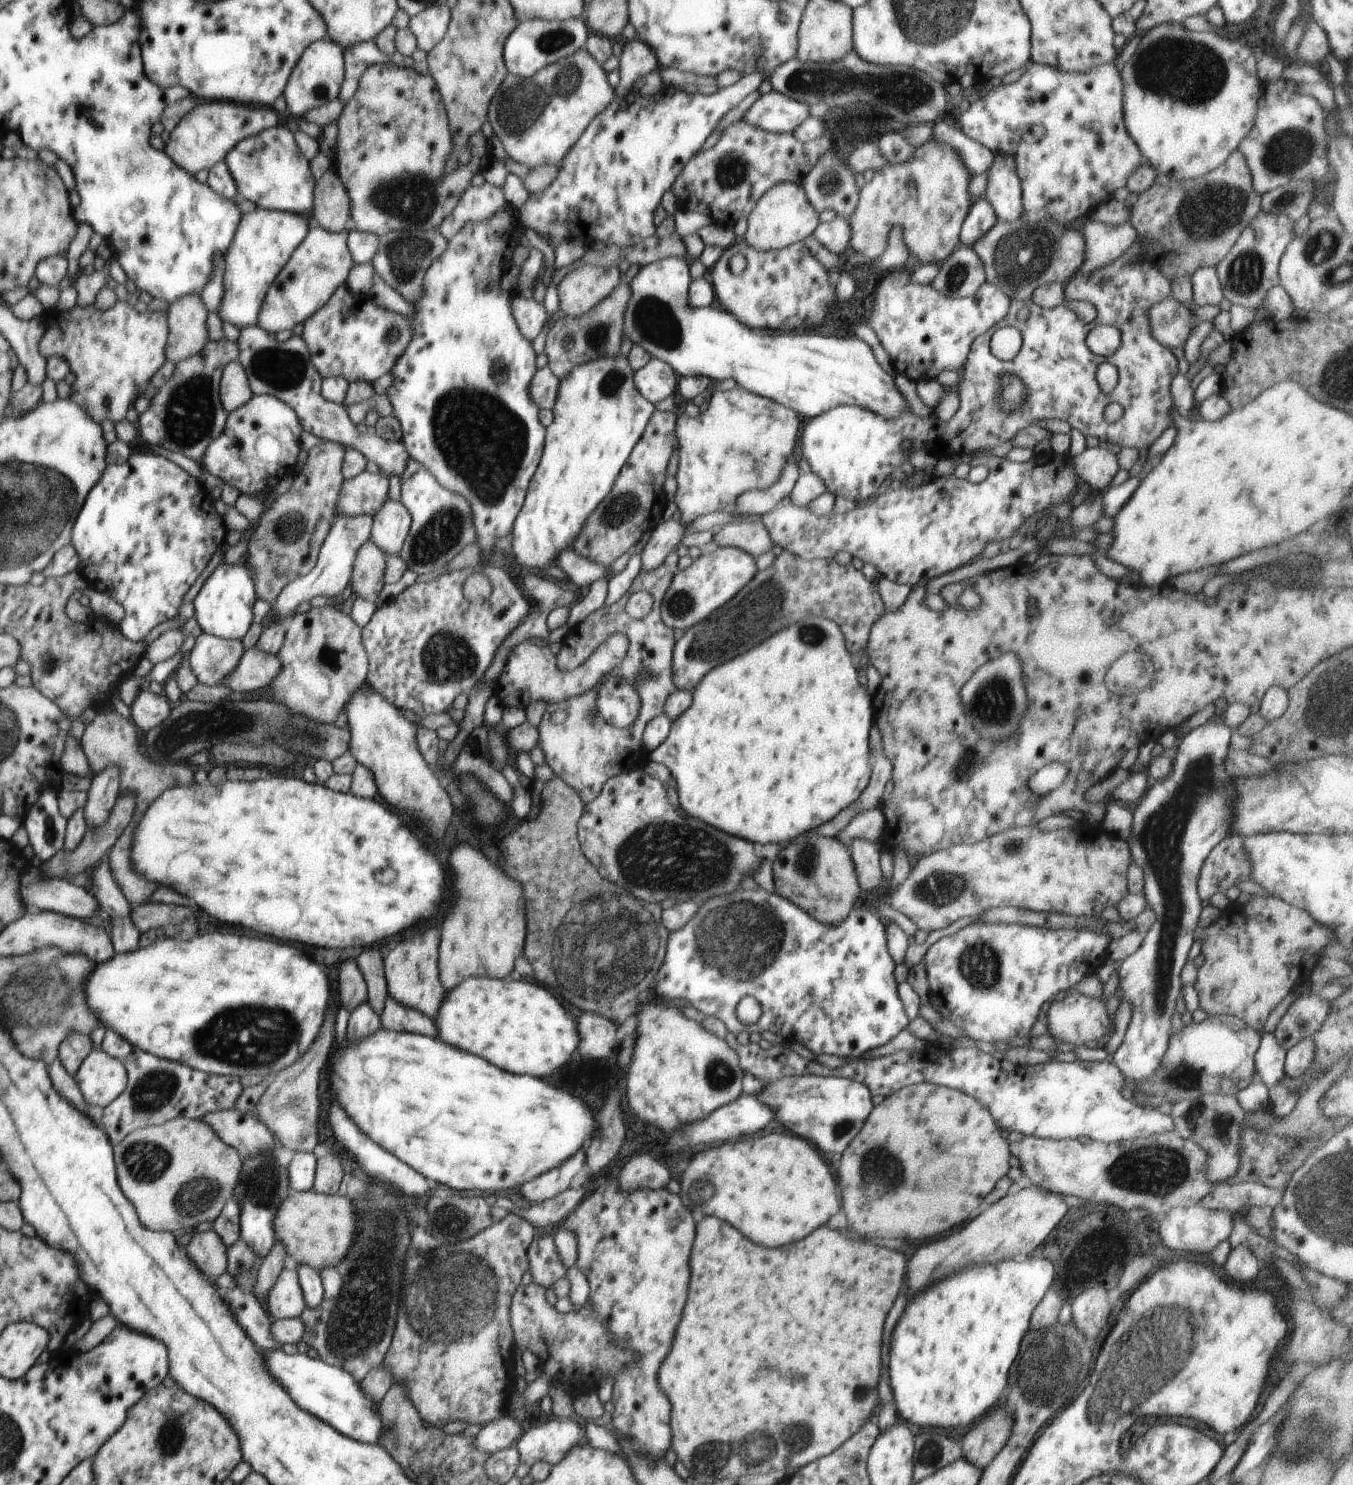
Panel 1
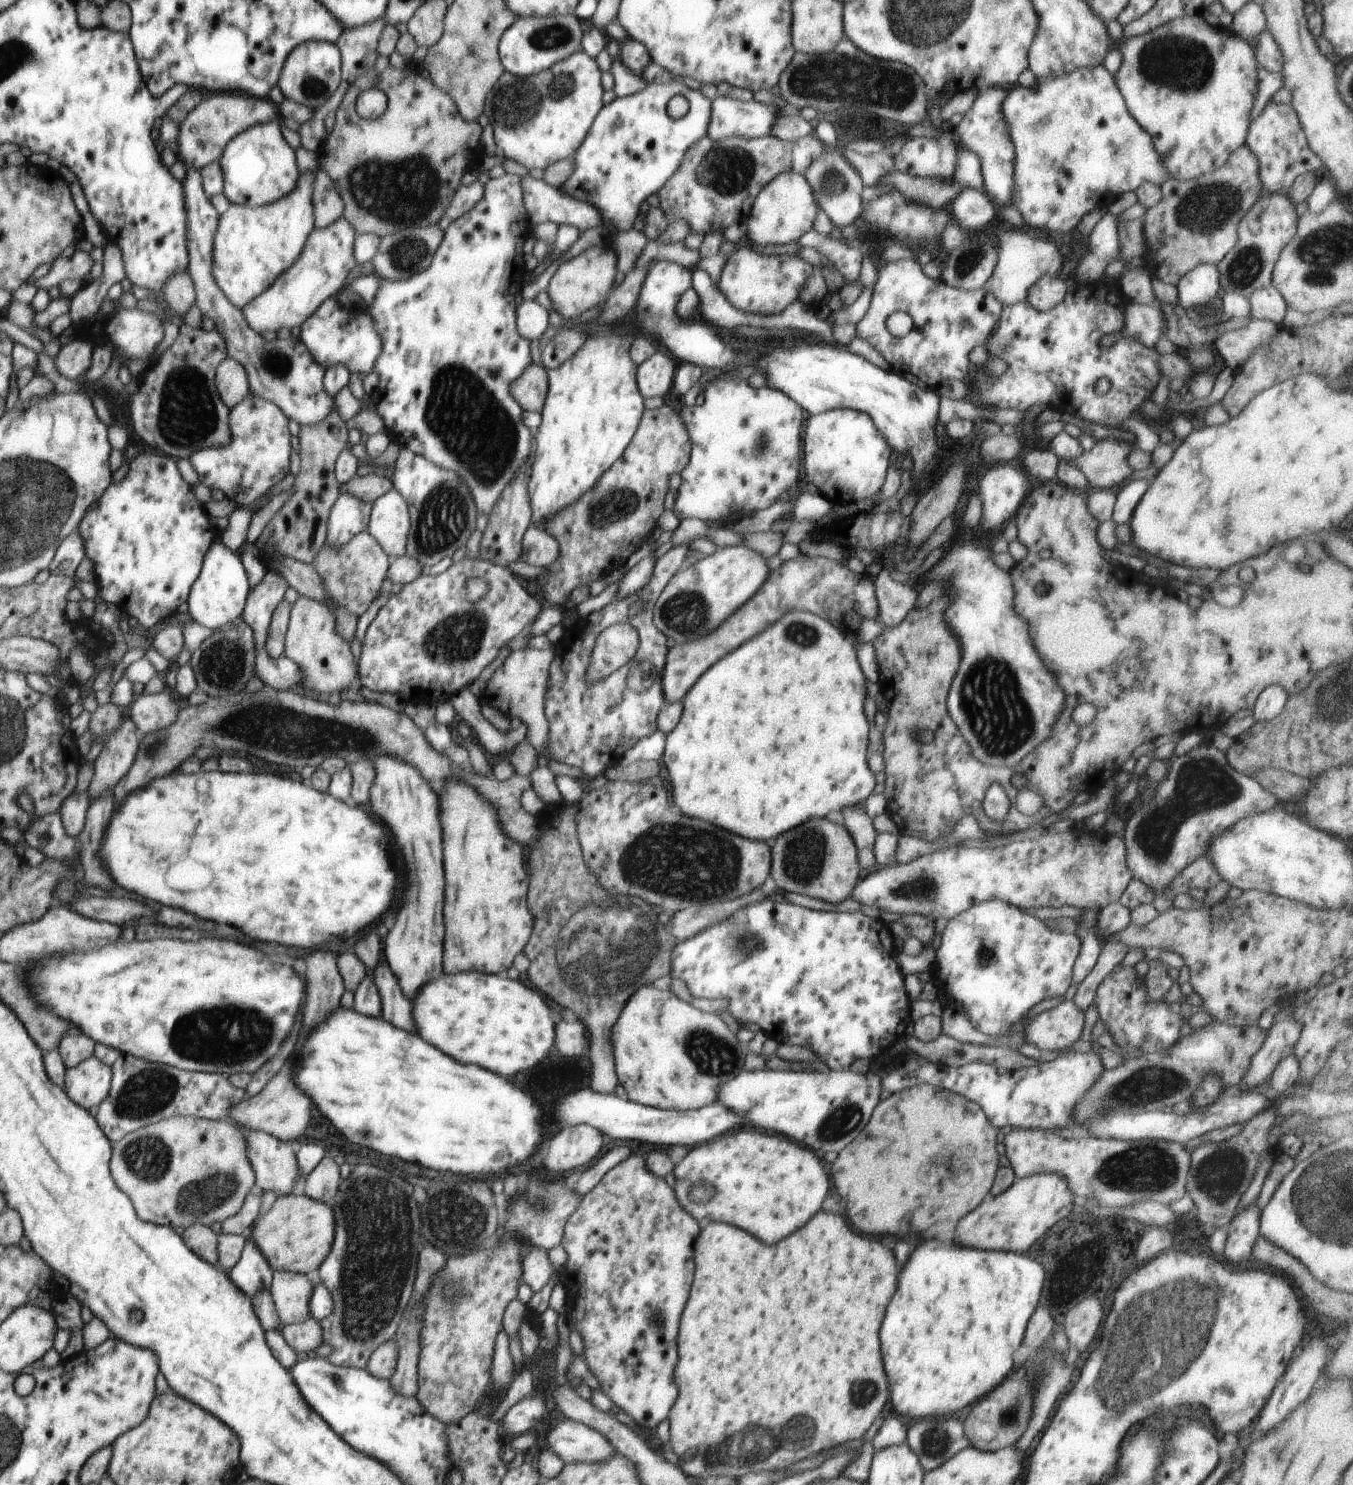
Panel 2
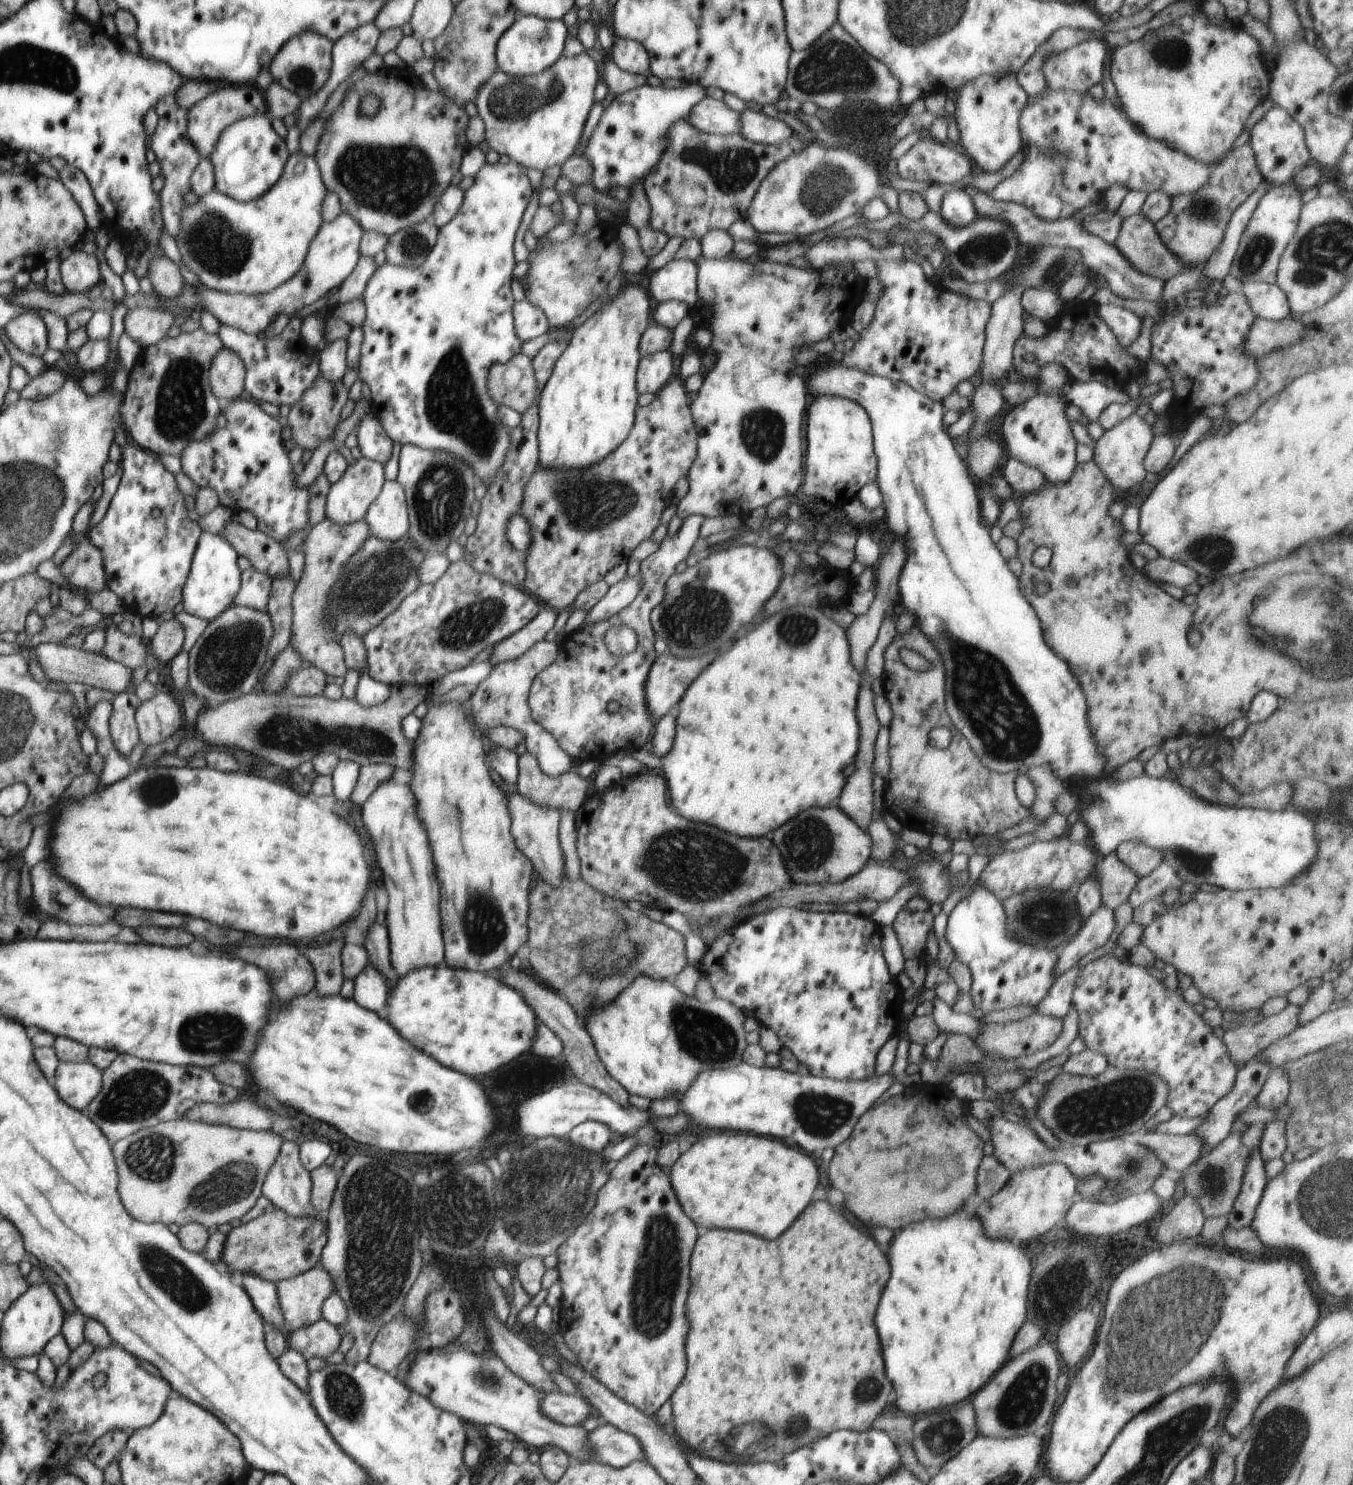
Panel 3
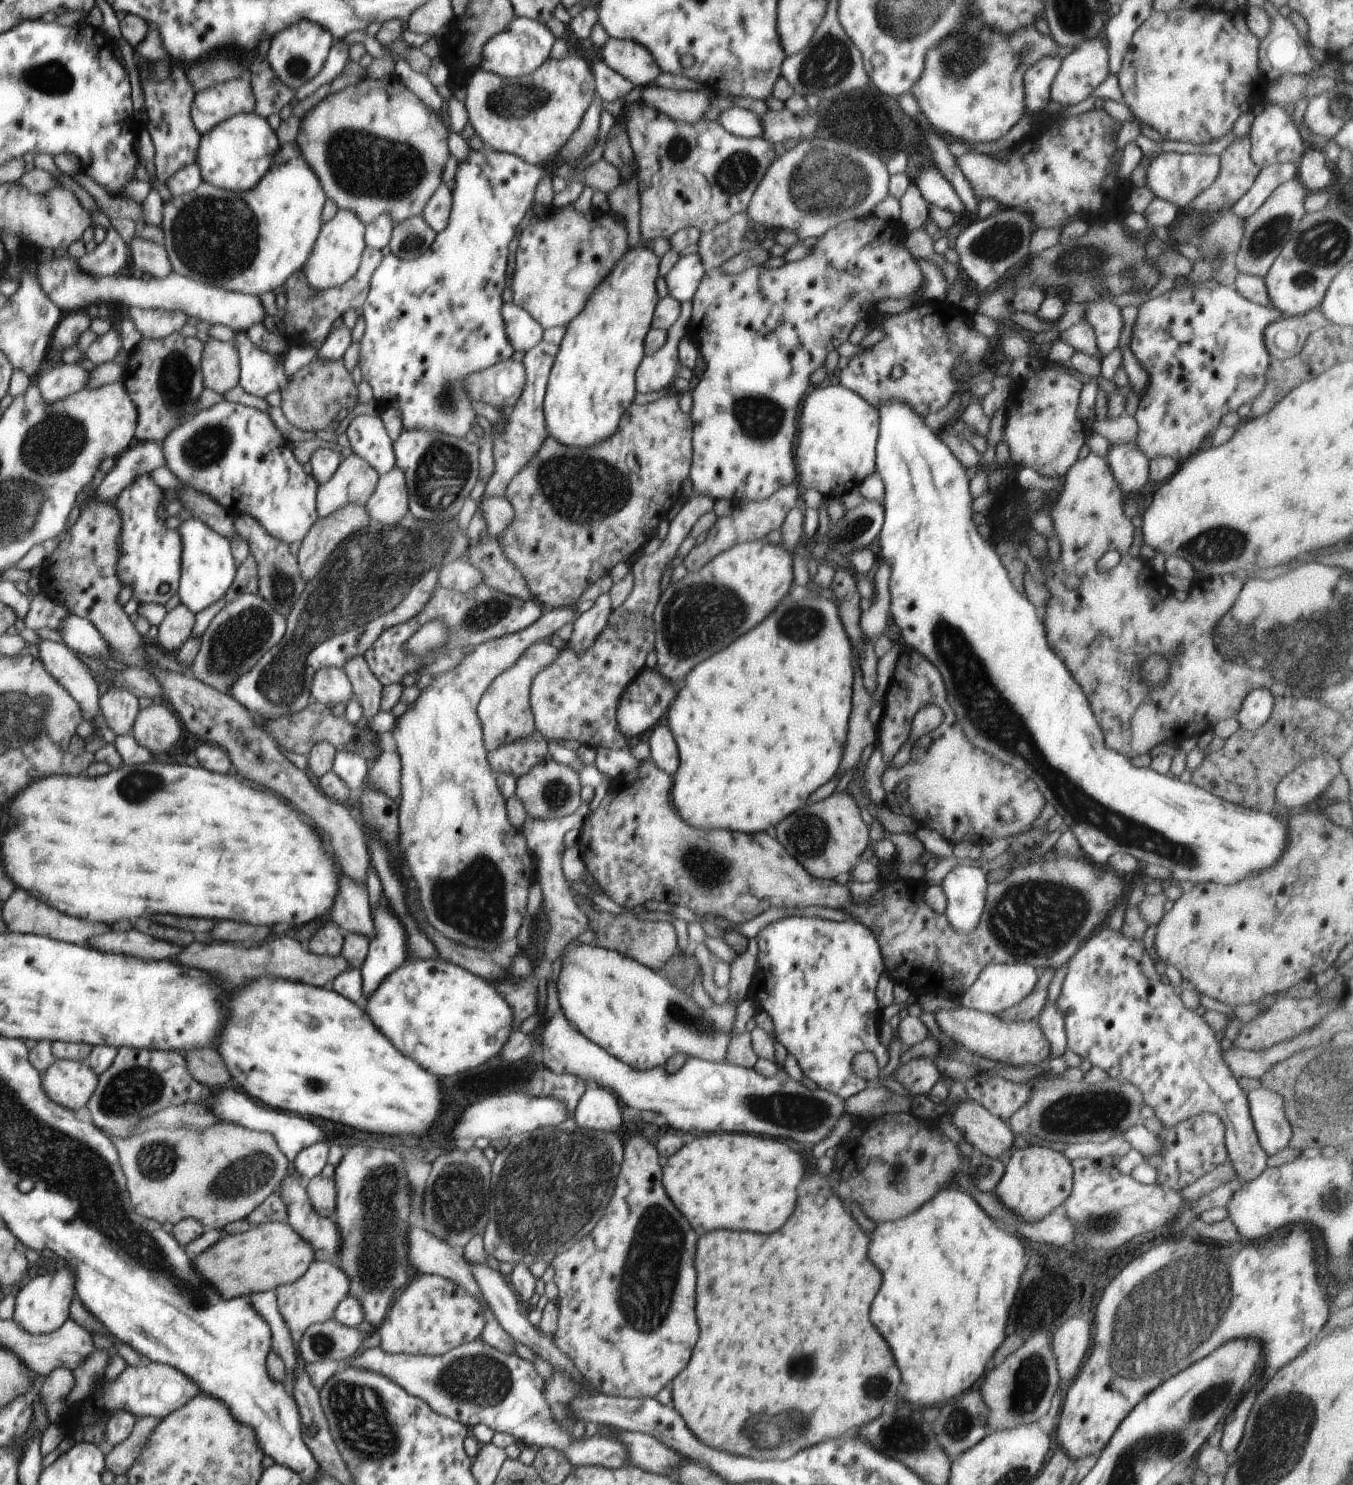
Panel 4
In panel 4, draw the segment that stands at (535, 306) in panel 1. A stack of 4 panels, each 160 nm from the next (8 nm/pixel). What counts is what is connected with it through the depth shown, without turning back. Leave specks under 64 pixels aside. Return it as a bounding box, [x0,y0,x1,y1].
[501,303,543,352]

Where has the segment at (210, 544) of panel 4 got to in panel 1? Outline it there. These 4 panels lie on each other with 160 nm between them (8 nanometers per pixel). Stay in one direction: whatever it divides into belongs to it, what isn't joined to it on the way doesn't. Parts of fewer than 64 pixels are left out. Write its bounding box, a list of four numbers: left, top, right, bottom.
[193,563,255,639]

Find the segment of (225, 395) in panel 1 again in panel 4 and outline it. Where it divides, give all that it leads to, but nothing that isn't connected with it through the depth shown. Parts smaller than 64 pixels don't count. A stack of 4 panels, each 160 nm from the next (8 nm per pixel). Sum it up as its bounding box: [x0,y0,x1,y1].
[201,339,240,394]

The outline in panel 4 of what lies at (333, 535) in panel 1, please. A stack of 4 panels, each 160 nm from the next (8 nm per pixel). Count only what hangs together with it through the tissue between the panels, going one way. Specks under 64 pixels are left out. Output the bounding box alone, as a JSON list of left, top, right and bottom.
[317,454,380,518]

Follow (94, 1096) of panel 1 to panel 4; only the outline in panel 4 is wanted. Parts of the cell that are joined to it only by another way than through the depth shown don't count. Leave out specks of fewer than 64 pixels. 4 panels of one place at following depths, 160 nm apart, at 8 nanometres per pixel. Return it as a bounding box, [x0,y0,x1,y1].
[43,1059,99,1112]

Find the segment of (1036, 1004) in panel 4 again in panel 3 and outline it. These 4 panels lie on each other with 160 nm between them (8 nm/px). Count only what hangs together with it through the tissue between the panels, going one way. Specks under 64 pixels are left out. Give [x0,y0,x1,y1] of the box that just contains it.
[1054,905,1116,979]

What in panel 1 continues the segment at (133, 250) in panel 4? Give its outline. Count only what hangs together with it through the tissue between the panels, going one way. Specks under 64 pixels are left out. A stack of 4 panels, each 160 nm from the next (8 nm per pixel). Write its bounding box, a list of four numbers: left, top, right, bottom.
[165,293,209,361]

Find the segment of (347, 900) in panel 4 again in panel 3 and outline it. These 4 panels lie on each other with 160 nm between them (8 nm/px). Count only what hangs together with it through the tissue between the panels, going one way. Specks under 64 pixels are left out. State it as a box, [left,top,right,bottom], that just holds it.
[363,924,399,988]

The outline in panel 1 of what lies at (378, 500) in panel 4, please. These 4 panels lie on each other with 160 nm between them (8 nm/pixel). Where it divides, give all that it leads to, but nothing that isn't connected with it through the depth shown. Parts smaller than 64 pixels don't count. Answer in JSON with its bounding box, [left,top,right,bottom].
[370,498,410,555]

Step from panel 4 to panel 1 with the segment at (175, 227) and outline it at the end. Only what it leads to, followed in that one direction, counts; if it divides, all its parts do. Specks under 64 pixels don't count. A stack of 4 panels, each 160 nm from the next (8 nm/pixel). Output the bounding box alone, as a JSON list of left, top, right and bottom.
[218,207,311,329]

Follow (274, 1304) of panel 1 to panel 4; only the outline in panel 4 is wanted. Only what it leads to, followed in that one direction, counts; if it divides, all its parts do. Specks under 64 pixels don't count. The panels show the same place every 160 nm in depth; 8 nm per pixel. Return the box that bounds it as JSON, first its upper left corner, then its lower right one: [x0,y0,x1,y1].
[275,1260,350,1342]

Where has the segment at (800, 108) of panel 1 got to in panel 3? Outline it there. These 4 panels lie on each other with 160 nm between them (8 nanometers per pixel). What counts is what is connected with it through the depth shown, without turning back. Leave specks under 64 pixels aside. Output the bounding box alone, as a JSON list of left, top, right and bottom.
[689,97,740,134]

